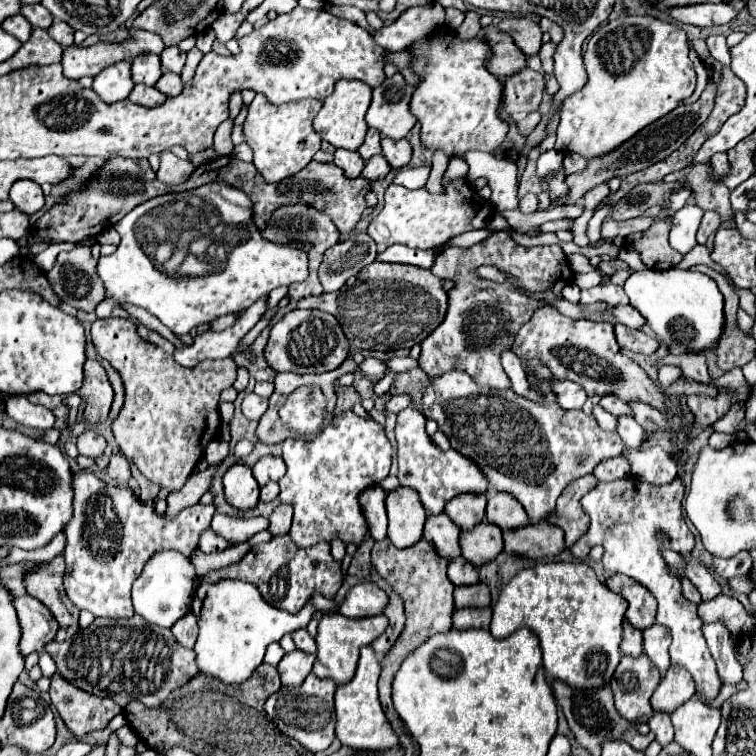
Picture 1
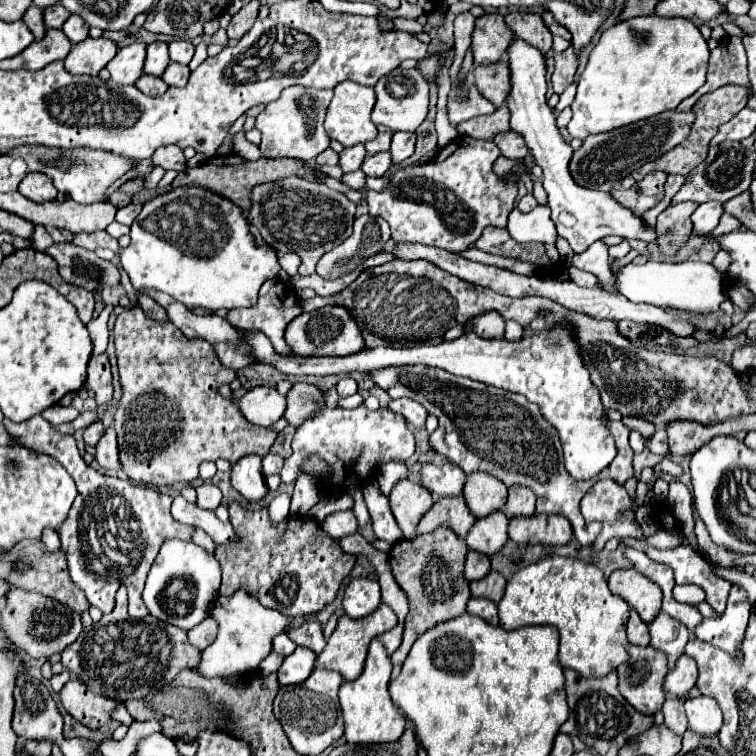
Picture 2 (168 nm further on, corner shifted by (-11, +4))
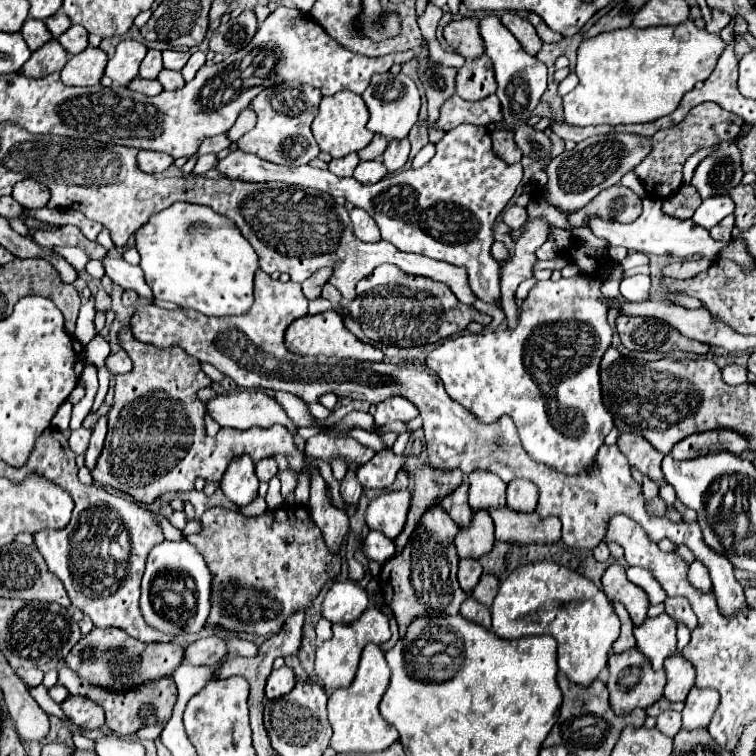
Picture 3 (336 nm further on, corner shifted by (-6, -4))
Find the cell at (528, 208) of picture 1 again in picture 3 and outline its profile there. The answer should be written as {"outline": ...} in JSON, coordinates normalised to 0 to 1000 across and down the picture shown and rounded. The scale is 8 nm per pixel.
{"outline":[[[677,271],[677,274],[669,274],[669,276],[667,276],[664,290],[667,290],[667,295],[669,295],[675,303],[688,303],[688,300],[696,295],[698,284],[696,284],[696,276],[693,276],[693,274]]]}

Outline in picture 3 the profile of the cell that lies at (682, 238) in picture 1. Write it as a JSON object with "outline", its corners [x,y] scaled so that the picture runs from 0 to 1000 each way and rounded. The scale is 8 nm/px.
{"outline":[[[944,258],[939,263],[931,263],[929,271],[918,279],[918,295],[923,295],[931,303],[942,303],[947,295],[952,295],[960,284],[971,279],[971,266],[966,258]]]}

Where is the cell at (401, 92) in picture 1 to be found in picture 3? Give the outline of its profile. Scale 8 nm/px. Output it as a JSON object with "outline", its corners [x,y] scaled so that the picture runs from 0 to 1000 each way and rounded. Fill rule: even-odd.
{"outline":[[[503,97],[495,99],[487,118],[479,123],[479,131],[489,147],[489,160],[487,160],[487,173],[508,179],[513,187],[519,184],[532,184],[540,181],[540,173],[545,165],[553,160],[553,147],[556,147],[556,123],[550,110],[537,102],[534,97]],[[516,179],[529,179],[529,181],[516,181]]]}

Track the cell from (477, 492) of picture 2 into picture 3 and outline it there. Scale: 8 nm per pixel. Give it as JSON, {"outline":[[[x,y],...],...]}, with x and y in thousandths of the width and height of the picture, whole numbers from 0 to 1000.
{"outline":[[[627,623],[622,636],[622,671],[627,676],[669,668],[669,639],[648,623]]]}

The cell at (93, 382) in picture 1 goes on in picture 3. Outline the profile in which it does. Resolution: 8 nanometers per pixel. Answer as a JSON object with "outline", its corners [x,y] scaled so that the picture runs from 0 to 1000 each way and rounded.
{"outline":[[[156,464],[156,467],[151,467],[151,470],[146,470],[143,475],[140,475],[140,485],[146,488],[146,491],[172,491],[175,488],[175,478],[169,475],[169,470],[167,470],[167,464]]]}

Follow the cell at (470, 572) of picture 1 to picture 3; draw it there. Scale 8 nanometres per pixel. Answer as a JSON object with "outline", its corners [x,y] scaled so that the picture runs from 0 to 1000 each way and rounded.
{"outline":[[[608,739],[608,747],[606,747],[606,771],[608,771],[608,776],[611,776],[616,784],[622,784],[622,782],[632,774],[635,761],[638,761],[635,742]]]}

